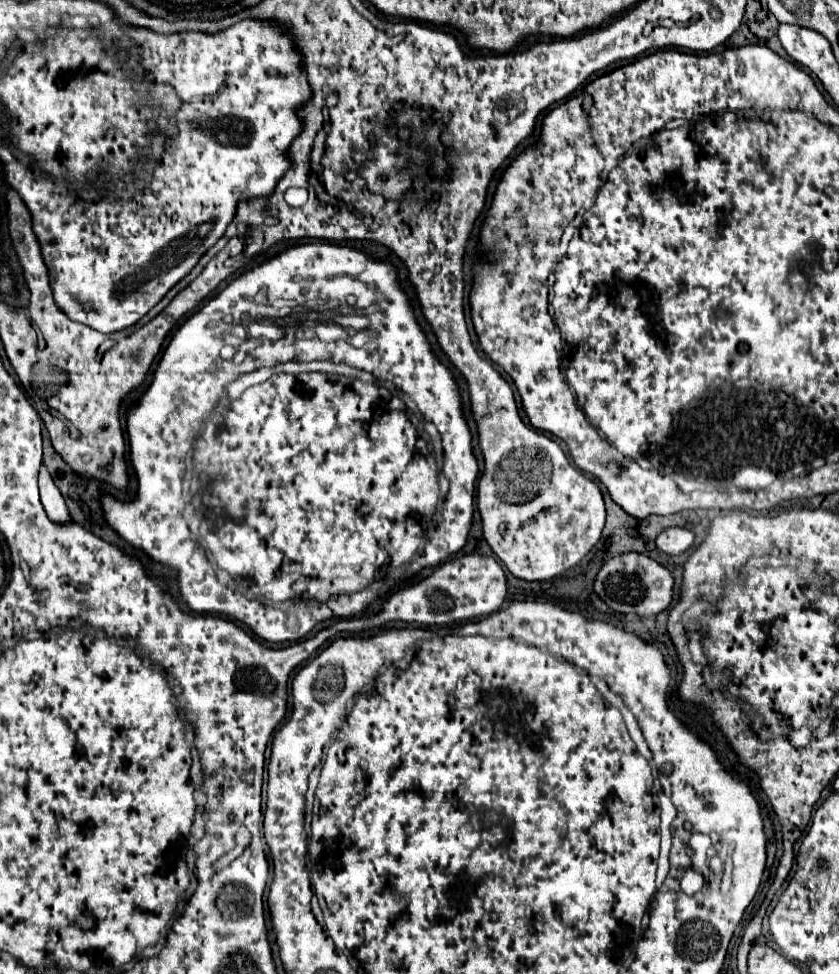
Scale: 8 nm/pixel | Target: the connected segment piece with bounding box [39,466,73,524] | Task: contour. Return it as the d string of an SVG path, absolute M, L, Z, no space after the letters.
M41 466L41 474L39 474L39 492L41 492L41 502L45 506L49 520L53 520L55 524L71 524L73 522L69 516L67 504L65 504L61 492L57 490L57 486L53 484L45 466Z

